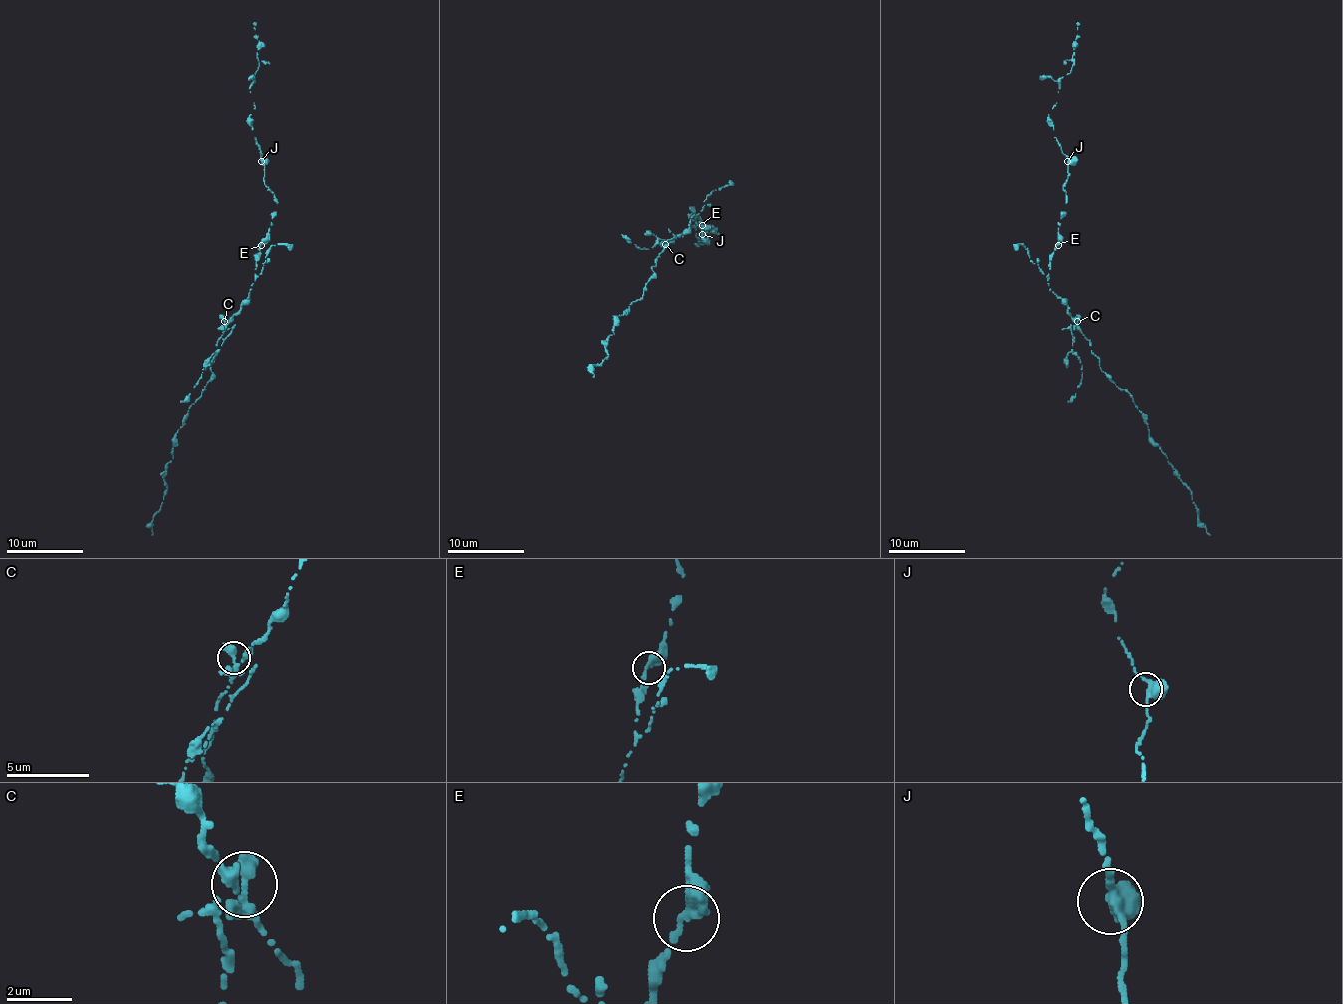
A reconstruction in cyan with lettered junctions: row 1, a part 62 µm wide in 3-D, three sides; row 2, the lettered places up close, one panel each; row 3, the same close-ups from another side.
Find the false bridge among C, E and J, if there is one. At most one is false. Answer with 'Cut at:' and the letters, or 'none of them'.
Cut at: C

